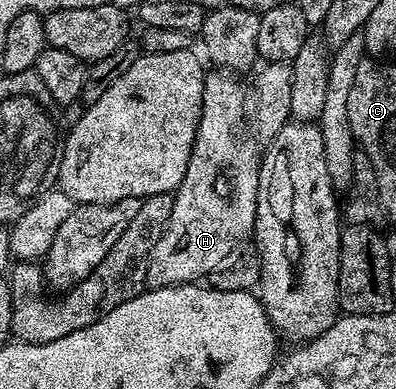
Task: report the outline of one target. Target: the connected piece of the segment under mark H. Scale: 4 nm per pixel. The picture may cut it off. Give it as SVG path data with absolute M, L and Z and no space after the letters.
M208 71L204 74L202 111L196 138L192 144L190 163L186 167L182 183L172 198L168 226L164 228L164 234L158 239L152 254L148 256L144 280L147 288L161 289L171 285L191 285L199 282L207 278L210 271L214 271L214 266L226 256L227 252L253 236L256 228L261 154L258 149L256 153L257 142L246 132L246 89L236 81L239 80L227 71Z

